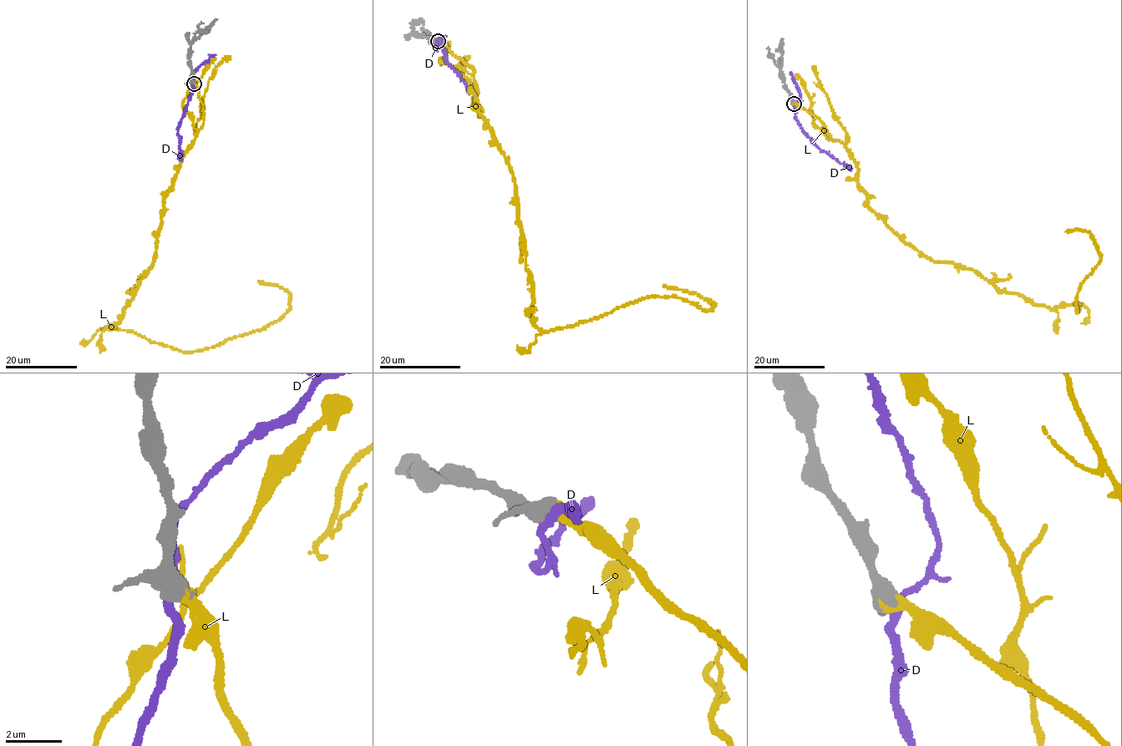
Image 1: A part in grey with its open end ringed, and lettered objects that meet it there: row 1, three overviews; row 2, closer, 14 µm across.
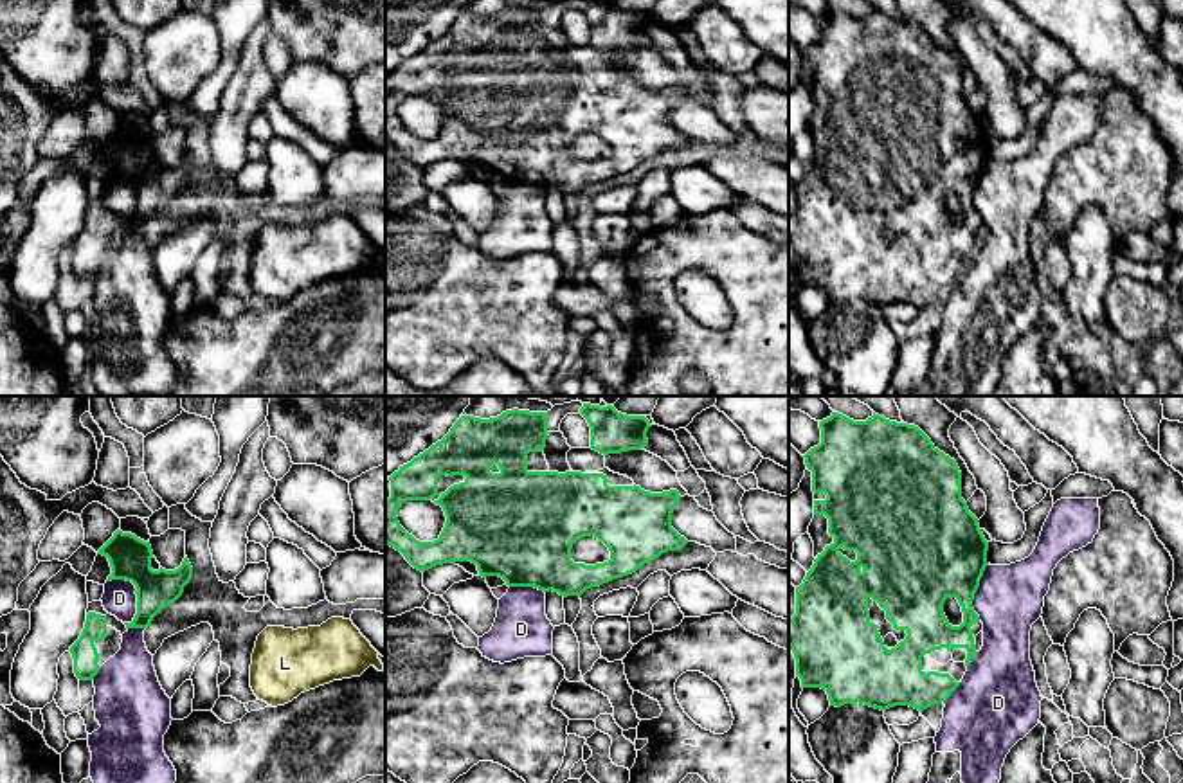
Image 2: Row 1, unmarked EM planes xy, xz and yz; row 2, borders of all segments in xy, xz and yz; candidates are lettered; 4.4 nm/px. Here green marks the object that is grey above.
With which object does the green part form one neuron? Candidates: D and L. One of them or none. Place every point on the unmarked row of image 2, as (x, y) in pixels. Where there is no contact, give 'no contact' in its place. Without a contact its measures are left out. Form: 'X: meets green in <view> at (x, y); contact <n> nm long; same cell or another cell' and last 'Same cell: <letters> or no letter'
D: meets green in xy at (135, 189); contact 220 nm long; another cell
L: no contact; same cell
Same cell: L

